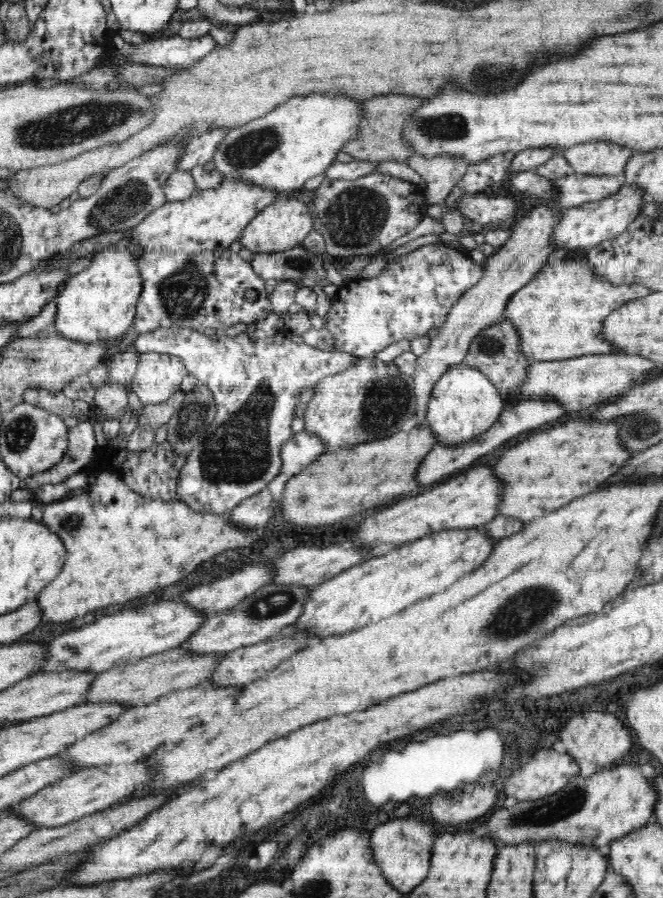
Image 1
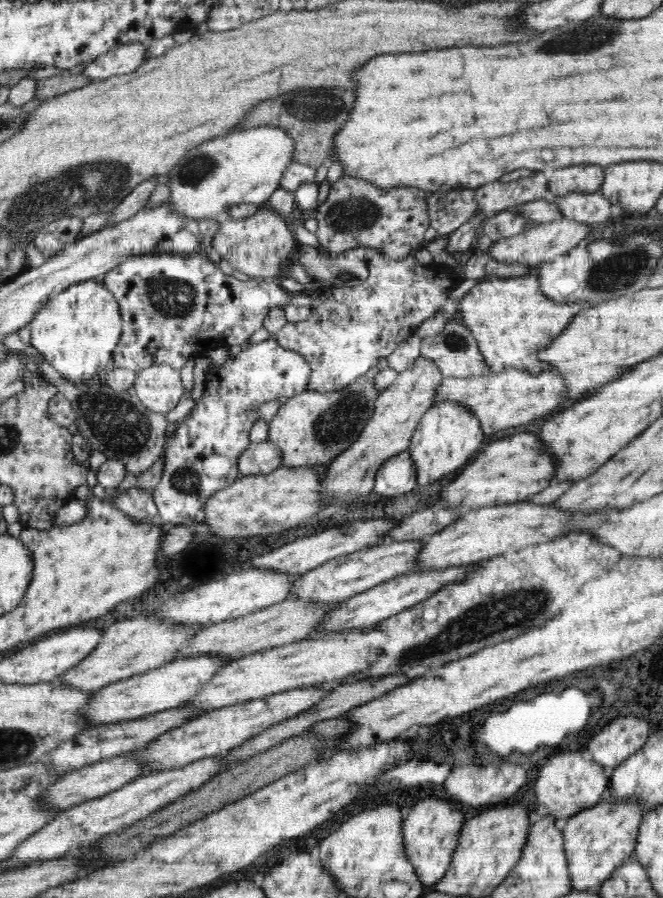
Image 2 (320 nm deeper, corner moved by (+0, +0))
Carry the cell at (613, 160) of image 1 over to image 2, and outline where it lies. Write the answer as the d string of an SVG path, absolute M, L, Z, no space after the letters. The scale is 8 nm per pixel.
M578 164L548 173L549 198L560 198L570 192L596 193L603 183L604 171L597 164Z

